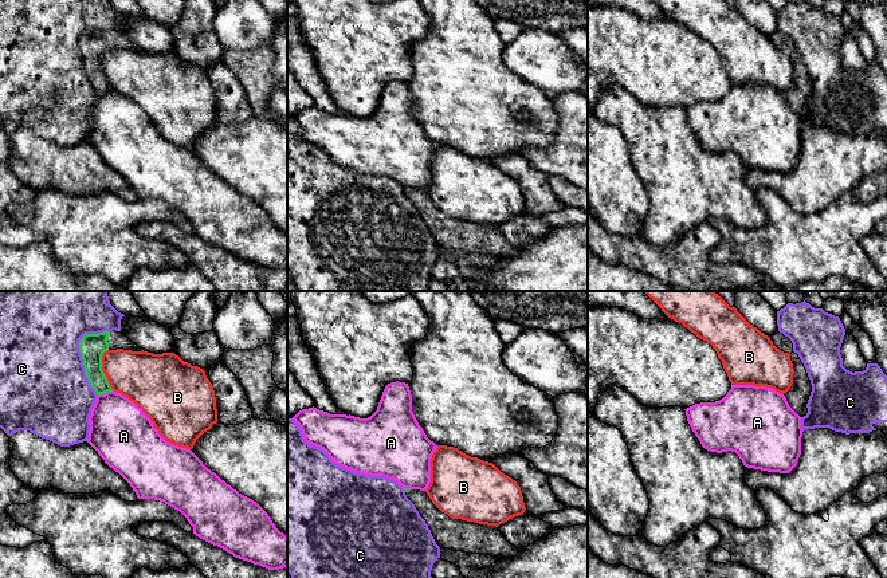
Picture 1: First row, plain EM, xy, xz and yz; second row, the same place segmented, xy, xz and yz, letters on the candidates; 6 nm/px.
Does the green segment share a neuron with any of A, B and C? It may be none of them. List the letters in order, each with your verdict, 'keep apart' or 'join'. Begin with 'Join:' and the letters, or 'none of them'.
Join: none of them
A: keep apart
B: keep apart
C: keep apart

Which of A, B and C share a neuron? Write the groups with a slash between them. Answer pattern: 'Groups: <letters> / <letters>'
Groups: A / B / C

